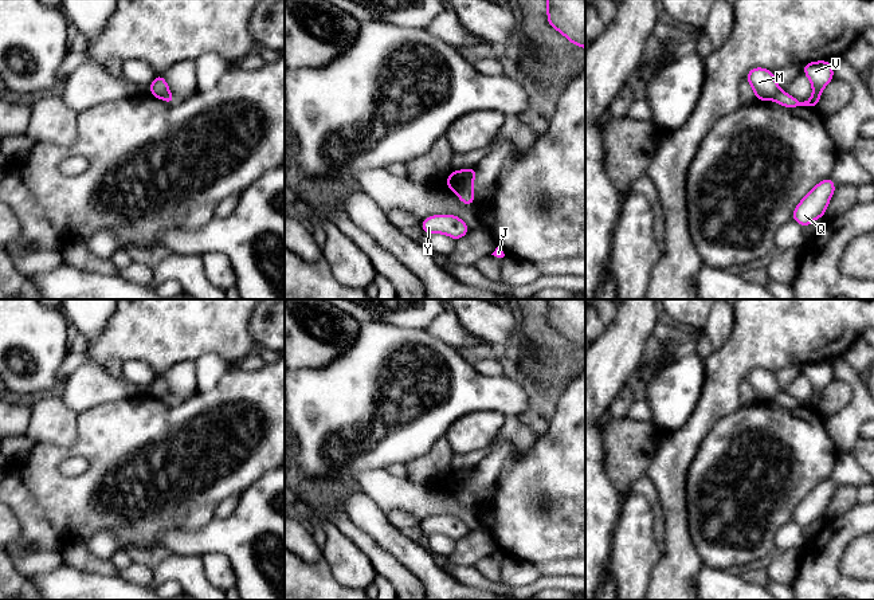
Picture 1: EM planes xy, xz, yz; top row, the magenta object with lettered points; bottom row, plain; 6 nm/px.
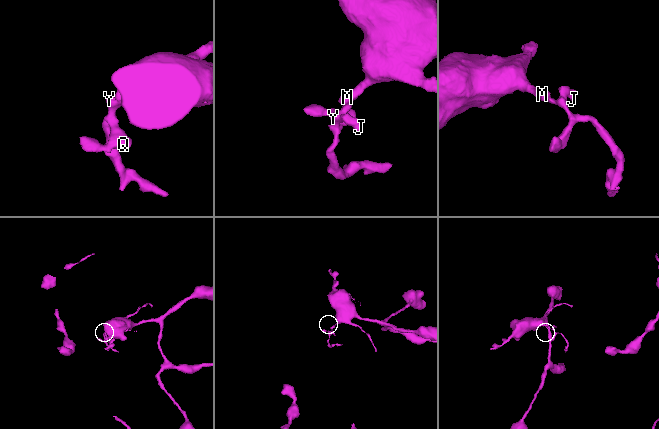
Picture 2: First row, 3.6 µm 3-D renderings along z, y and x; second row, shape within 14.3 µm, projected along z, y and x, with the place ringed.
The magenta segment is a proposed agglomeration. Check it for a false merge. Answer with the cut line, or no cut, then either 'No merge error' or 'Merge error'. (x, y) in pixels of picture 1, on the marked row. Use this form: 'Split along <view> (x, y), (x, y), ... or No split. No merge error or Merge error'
Split along xz (470, 185), (458, 193). Merge error

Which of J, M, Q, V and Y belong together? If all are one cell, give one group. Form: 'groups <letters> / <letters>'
groups J Q V Y / M

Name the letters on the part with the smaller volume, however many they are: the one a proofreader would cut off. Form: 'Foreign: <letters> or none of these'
Foreign: J, Q, V, Y

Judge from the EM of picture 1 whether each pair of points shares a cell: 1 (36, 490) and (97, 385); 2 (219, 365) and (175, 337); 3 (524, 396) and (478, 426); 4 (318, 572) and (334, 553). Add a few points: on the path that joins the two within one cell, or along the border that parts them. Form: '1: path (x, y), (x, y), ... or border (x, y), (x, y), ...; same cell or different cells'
1: border (112, 400), (91, 406), (78, 414); different cells
2: border (195, 360), (204, 355), (216, 353), (228, 363); different cells
3: border (467, 412), (498, 411), (505, 418); different cells
4: border (322, 557), (330, 573), (345, 585); different cells

